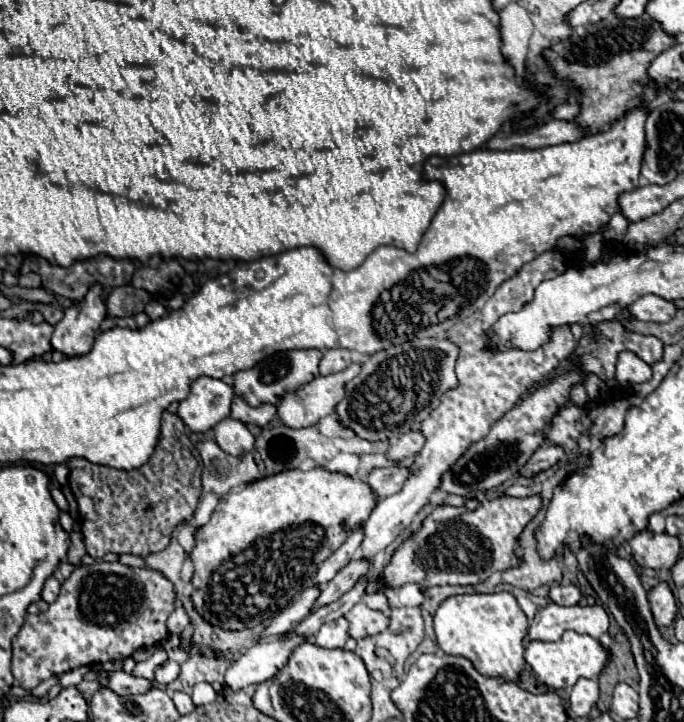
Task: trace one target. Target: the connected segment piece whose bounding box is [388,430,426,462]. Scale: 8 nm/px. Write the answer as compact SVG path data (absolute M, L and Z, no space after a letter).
M410 430L410 432L406 432L406 434L402 434L402 436L398 438L398 442L390 448L388 456L398 462L398 460L404 460L404 458L408 458L408 456L418 454L424 444L426 444L424 434Z

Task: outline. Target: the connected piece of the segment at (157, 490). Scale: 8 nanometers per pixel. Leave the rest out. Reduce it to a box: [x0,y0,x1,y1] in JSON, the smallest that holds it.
[70,414,202,558]

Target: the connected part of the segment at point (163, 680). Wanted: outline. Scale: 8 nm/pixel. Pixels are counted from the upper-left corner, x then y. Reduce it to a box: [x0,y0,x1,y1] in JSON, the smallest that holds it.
[154,660,180,686]

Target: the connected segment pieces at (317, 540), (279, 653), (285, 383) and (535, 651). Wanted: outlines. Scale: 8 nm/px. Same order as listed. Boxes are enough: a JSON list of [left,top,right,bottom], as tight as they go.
[[190,468,378,630],[226,634,308,690],[234,350,322,406],[524,630,608,690]]

